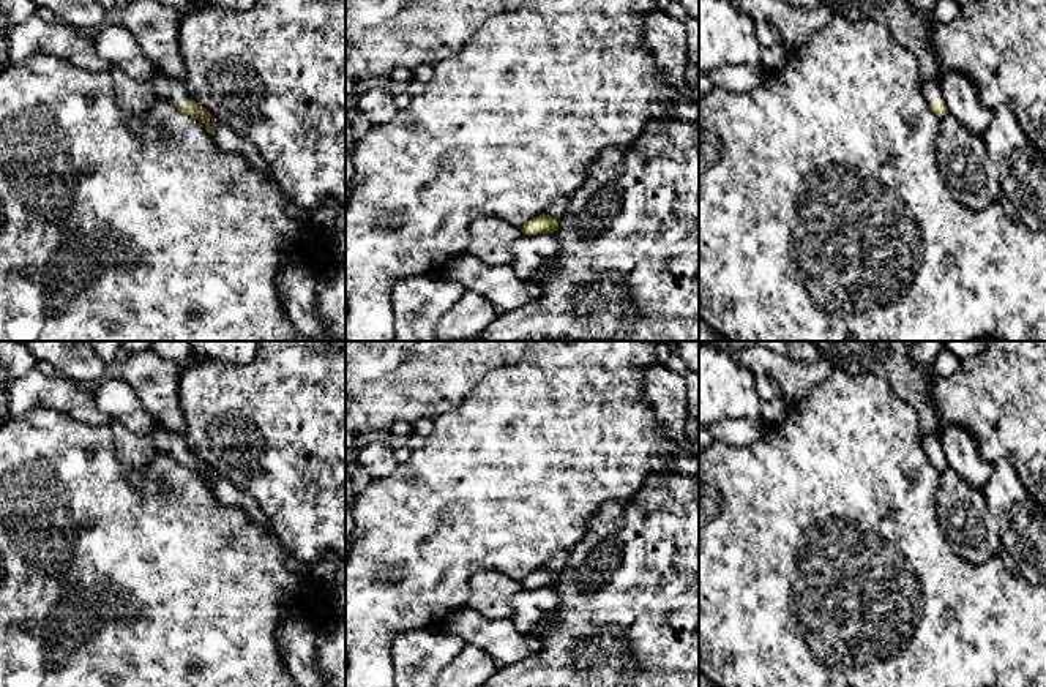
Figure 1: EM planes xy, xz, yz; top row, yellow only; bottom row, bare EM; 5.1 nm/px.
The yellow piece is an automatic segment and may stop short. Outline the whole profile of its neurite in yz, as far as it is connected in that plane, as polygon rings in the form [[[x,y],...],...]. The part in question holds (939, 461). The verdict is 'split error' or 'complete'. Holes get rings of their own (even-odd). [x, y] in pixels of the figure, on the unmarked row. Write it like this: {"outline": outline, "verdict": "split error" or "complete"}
{"outline": [[[928,434],[921,439],[923,449],[926,456],[929,458],[931,464],[942,472],[948,467],[948,463],[945,460],[940,441],[937,434]]], "verdict": "split error"}

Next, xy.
{"outline": [[[158,423],[158,428],[153,430],[148,436],[158,452],[167,453],[178,464],[199,472],[205,479],[207,485],[215,490],[215,482],[210,479],[210,466],[189,450],[183,434],[167,431],[163,425]]], "verdict": "split error"}

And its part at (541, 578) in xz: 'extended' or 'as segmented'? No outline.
as segmented

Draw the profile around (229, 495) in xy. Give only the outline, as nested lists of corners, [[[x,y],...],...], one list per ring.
[[[211,466],[210,479],[215,482],[215,494],[222,504],[241,509],[256,524],[262,526],[267,531],[271,531],[267,516],[259,509],[251,494],[233,486],[226,477],[218,474]]]

